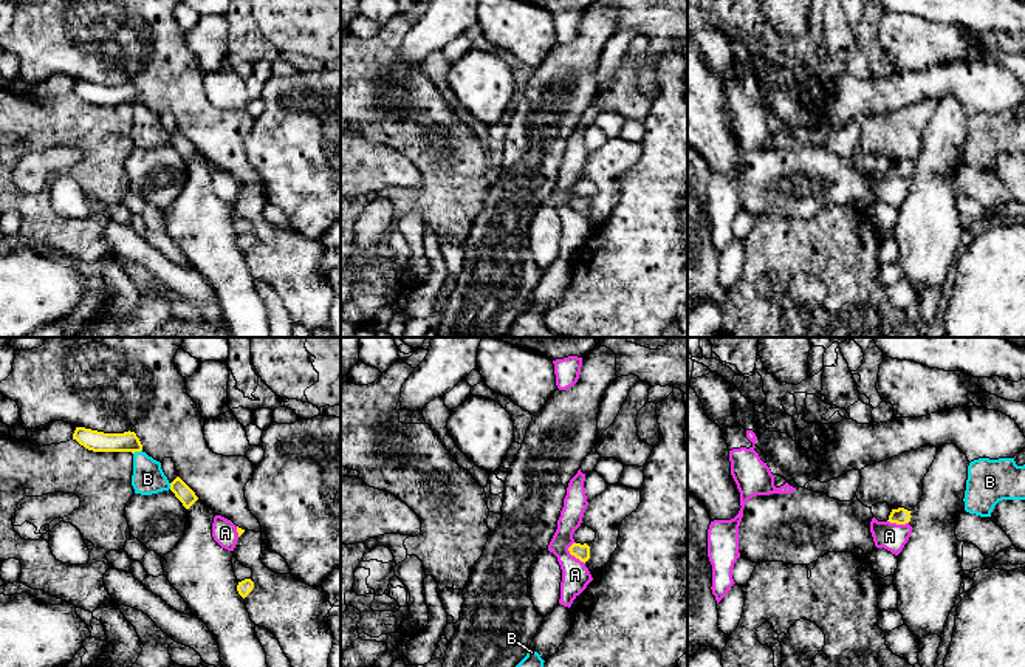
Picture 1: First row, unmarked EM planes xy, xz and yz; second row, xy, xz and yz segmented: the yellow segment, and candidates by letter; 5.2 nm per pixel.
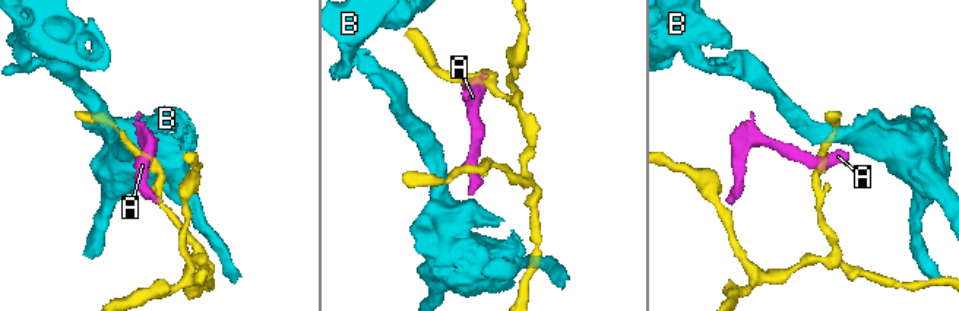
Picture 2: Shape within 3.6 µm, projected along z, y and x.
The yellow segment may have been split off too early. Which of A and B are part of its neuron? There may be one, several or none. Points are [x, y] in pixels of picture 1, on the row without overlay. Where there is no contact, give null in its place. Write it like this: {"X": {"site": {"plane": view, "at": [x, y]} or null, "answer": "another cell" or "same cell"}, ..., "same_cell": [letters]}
{"A": {"site": {"plane": "xz", "at": [572, 208]}, "answer": "another cell"}, "B": {"site": {"plane": "xy", "at": [137, 104]}, "answer": "another cell"}, "same_cell": []}

